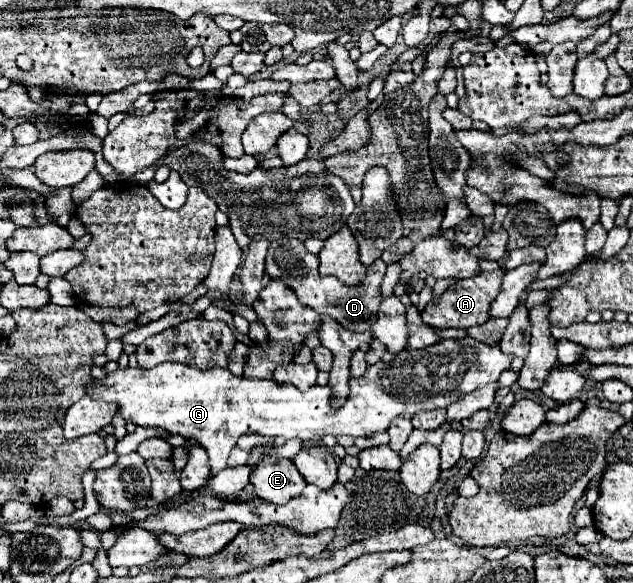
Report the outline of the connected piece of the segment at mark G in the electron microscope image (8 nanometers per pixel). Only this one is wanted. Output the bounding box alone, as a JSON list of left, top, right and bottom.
[86,337,512,475]

